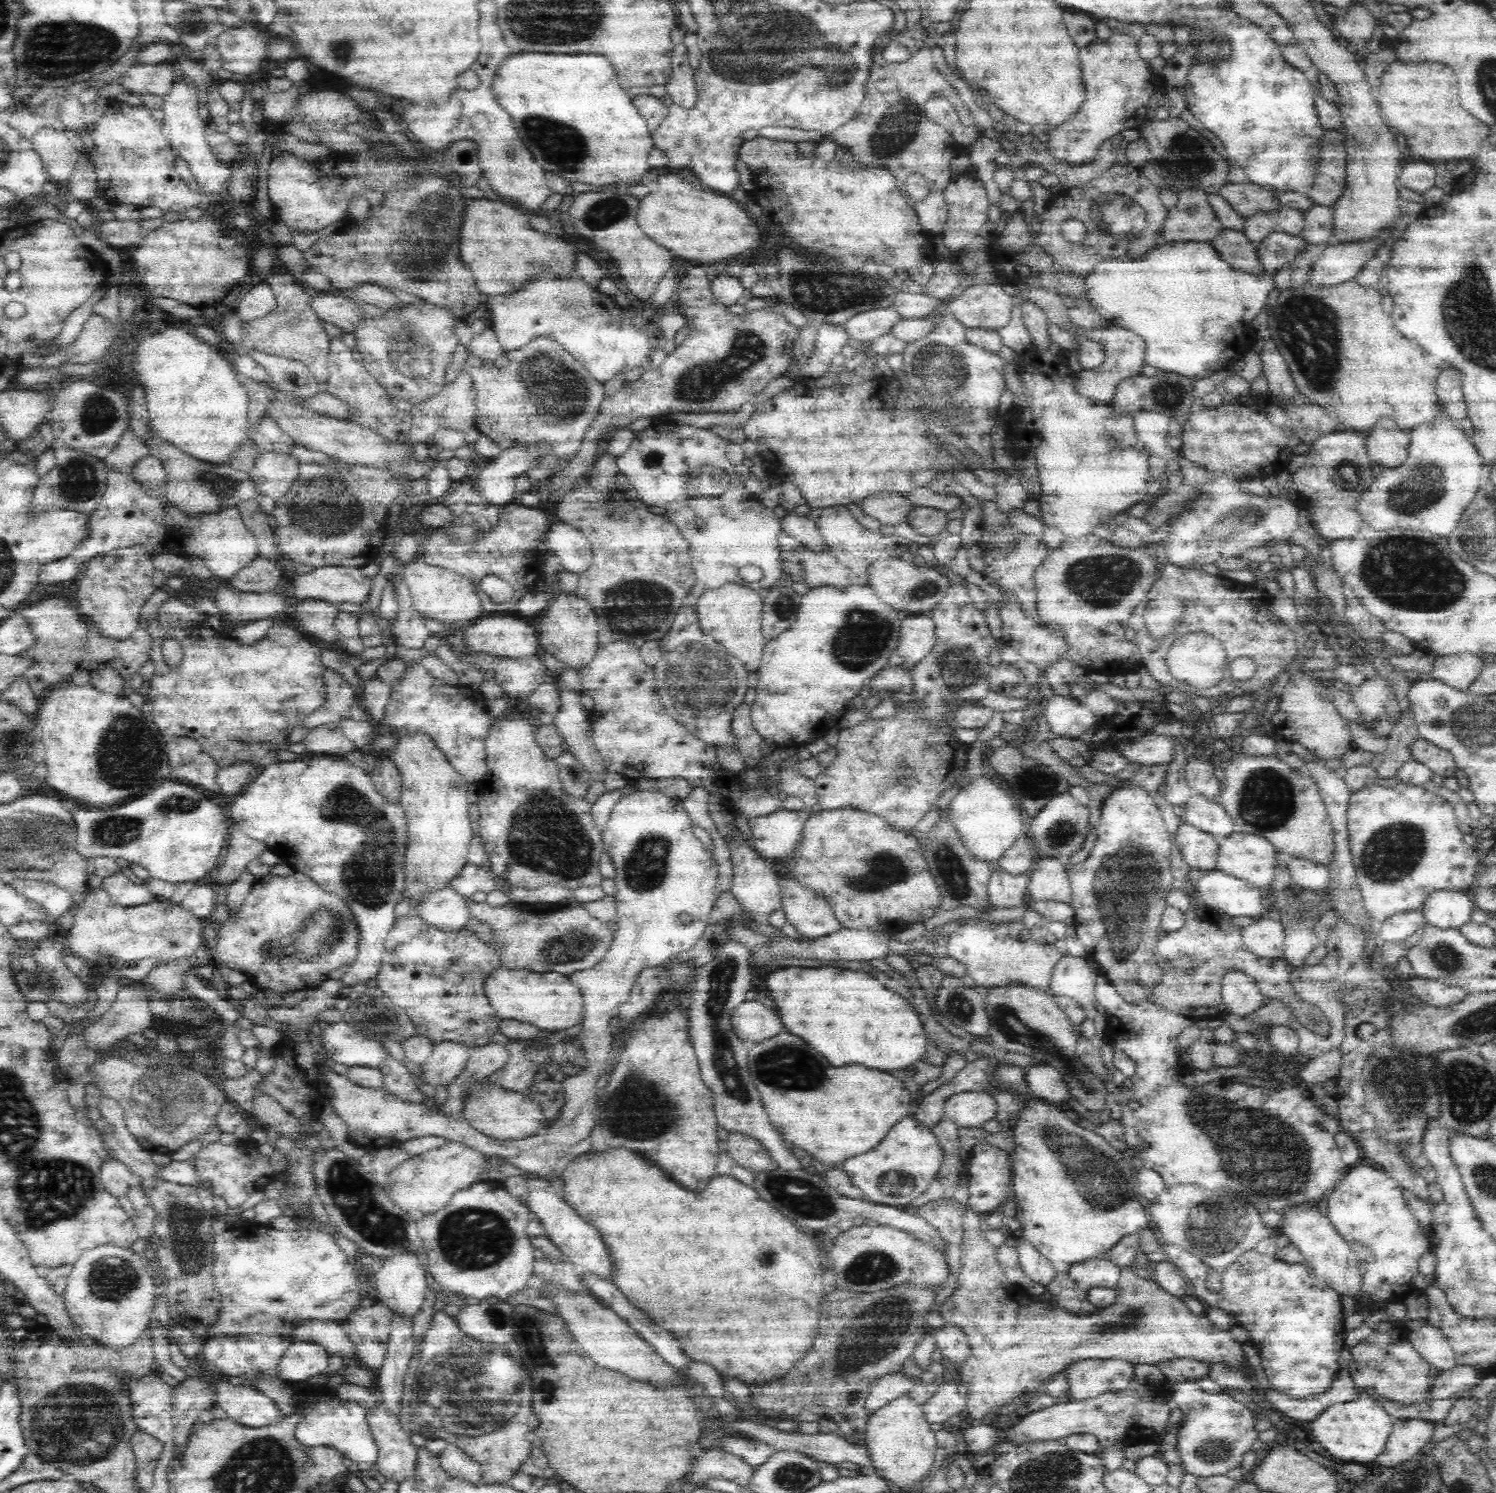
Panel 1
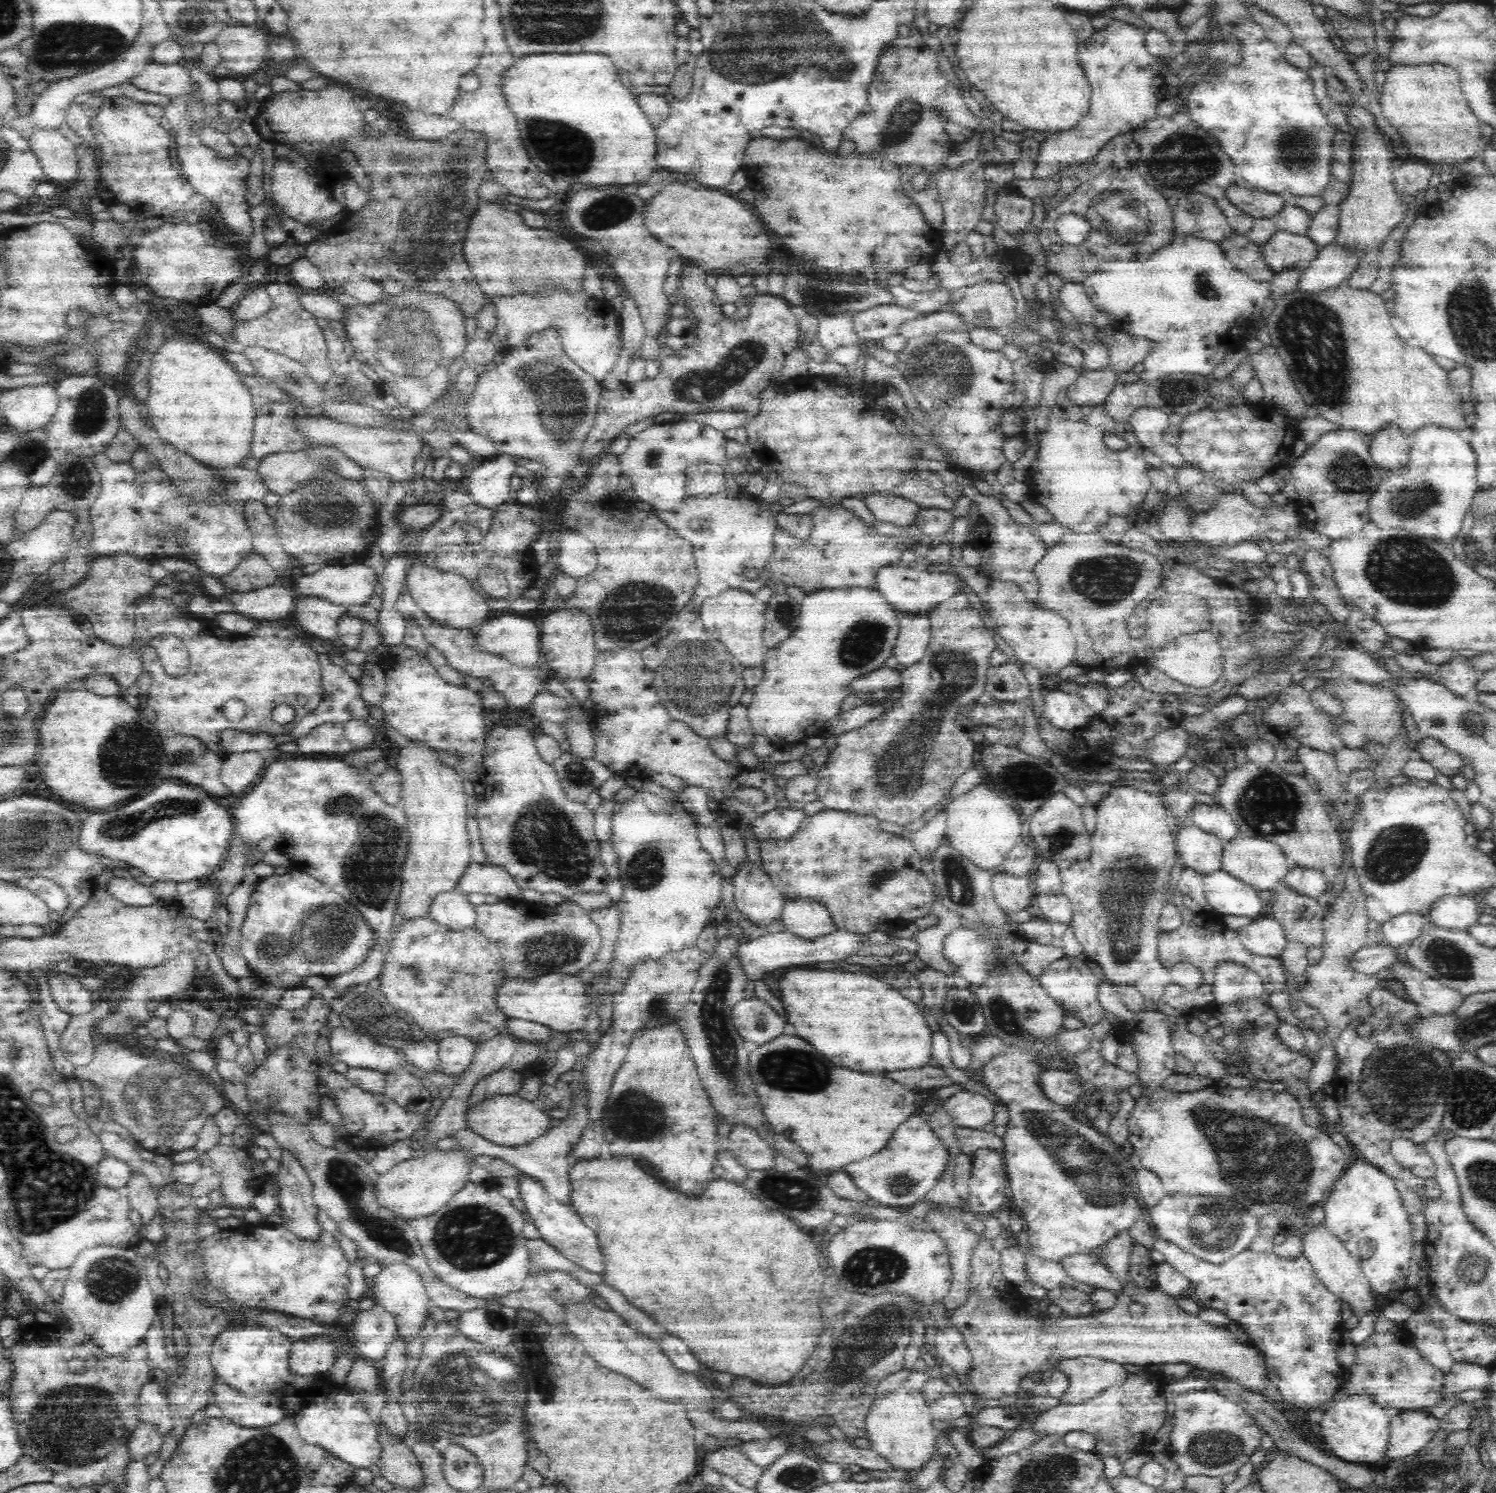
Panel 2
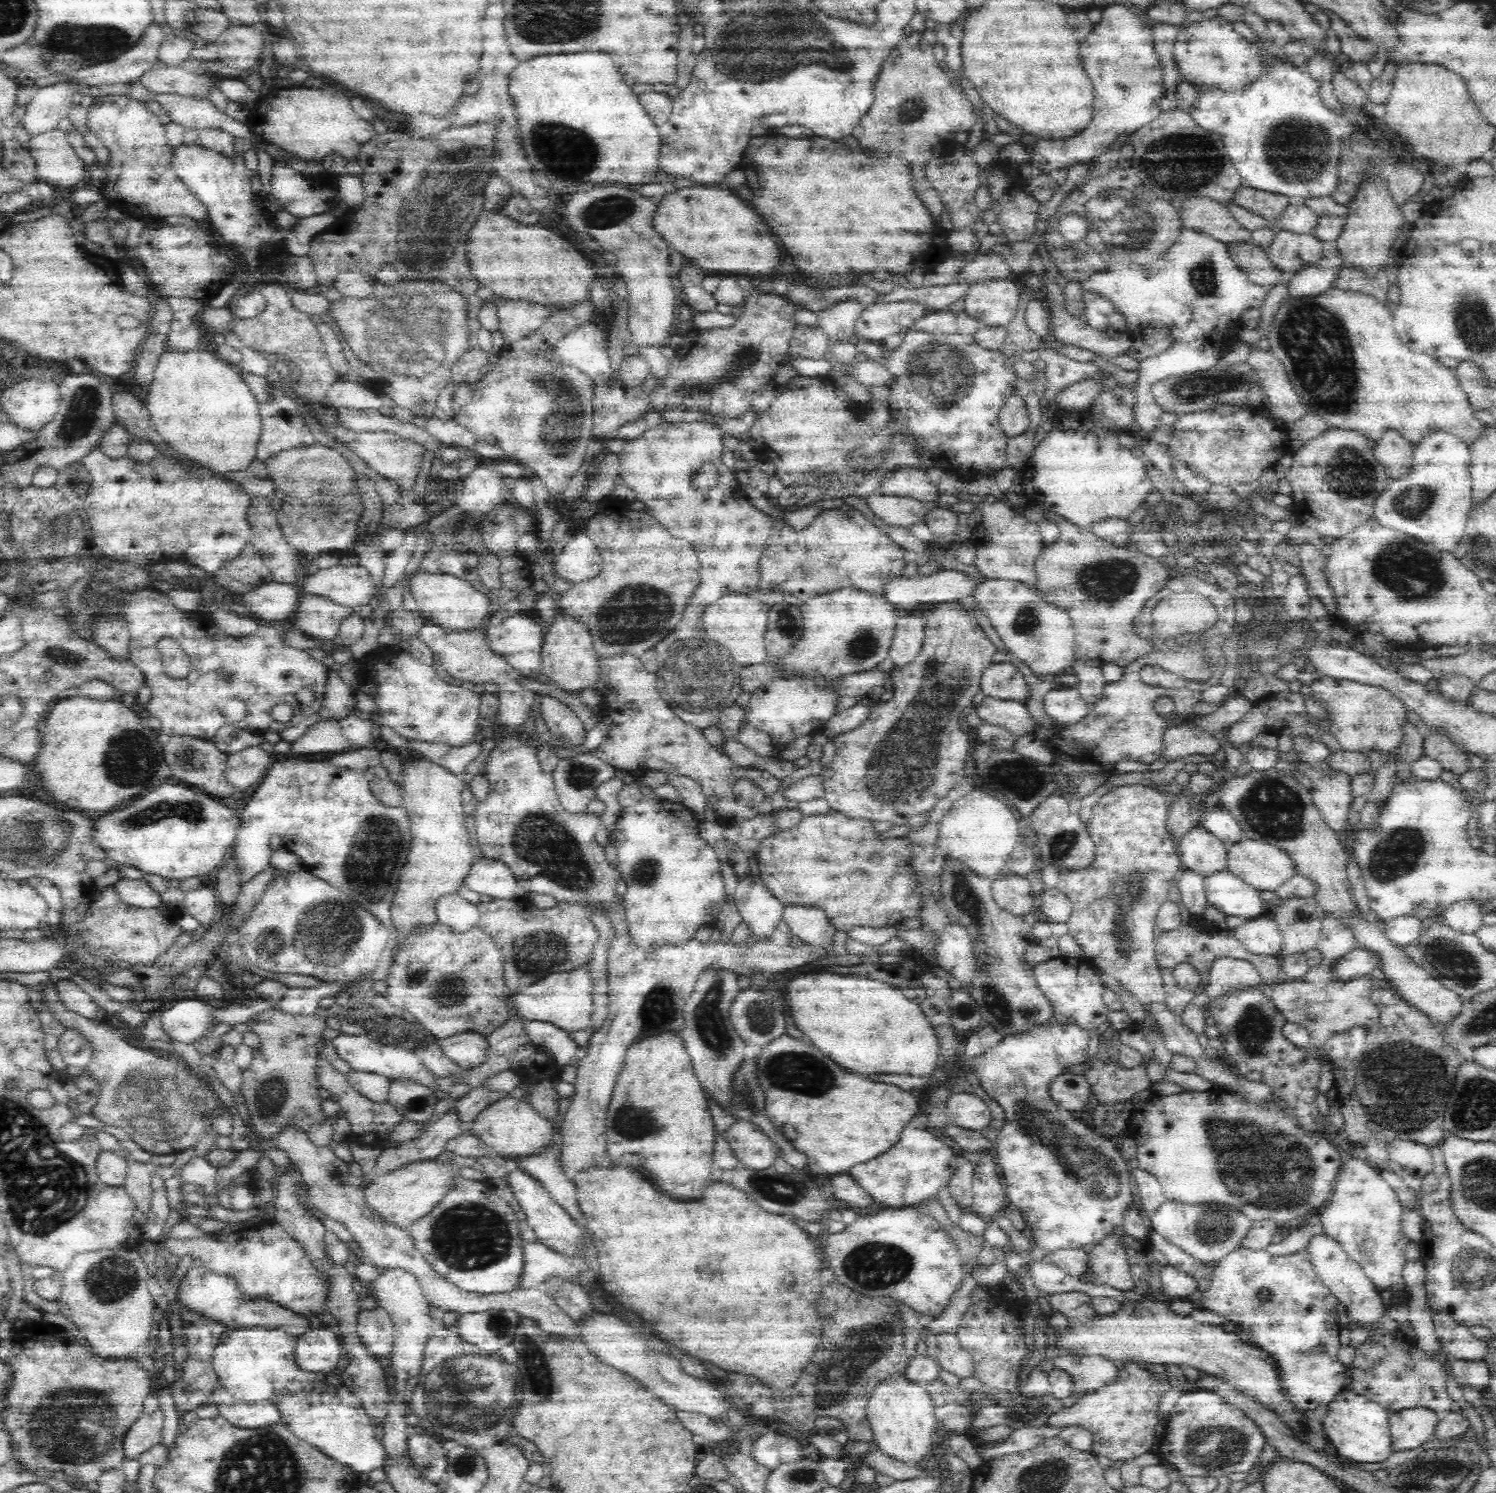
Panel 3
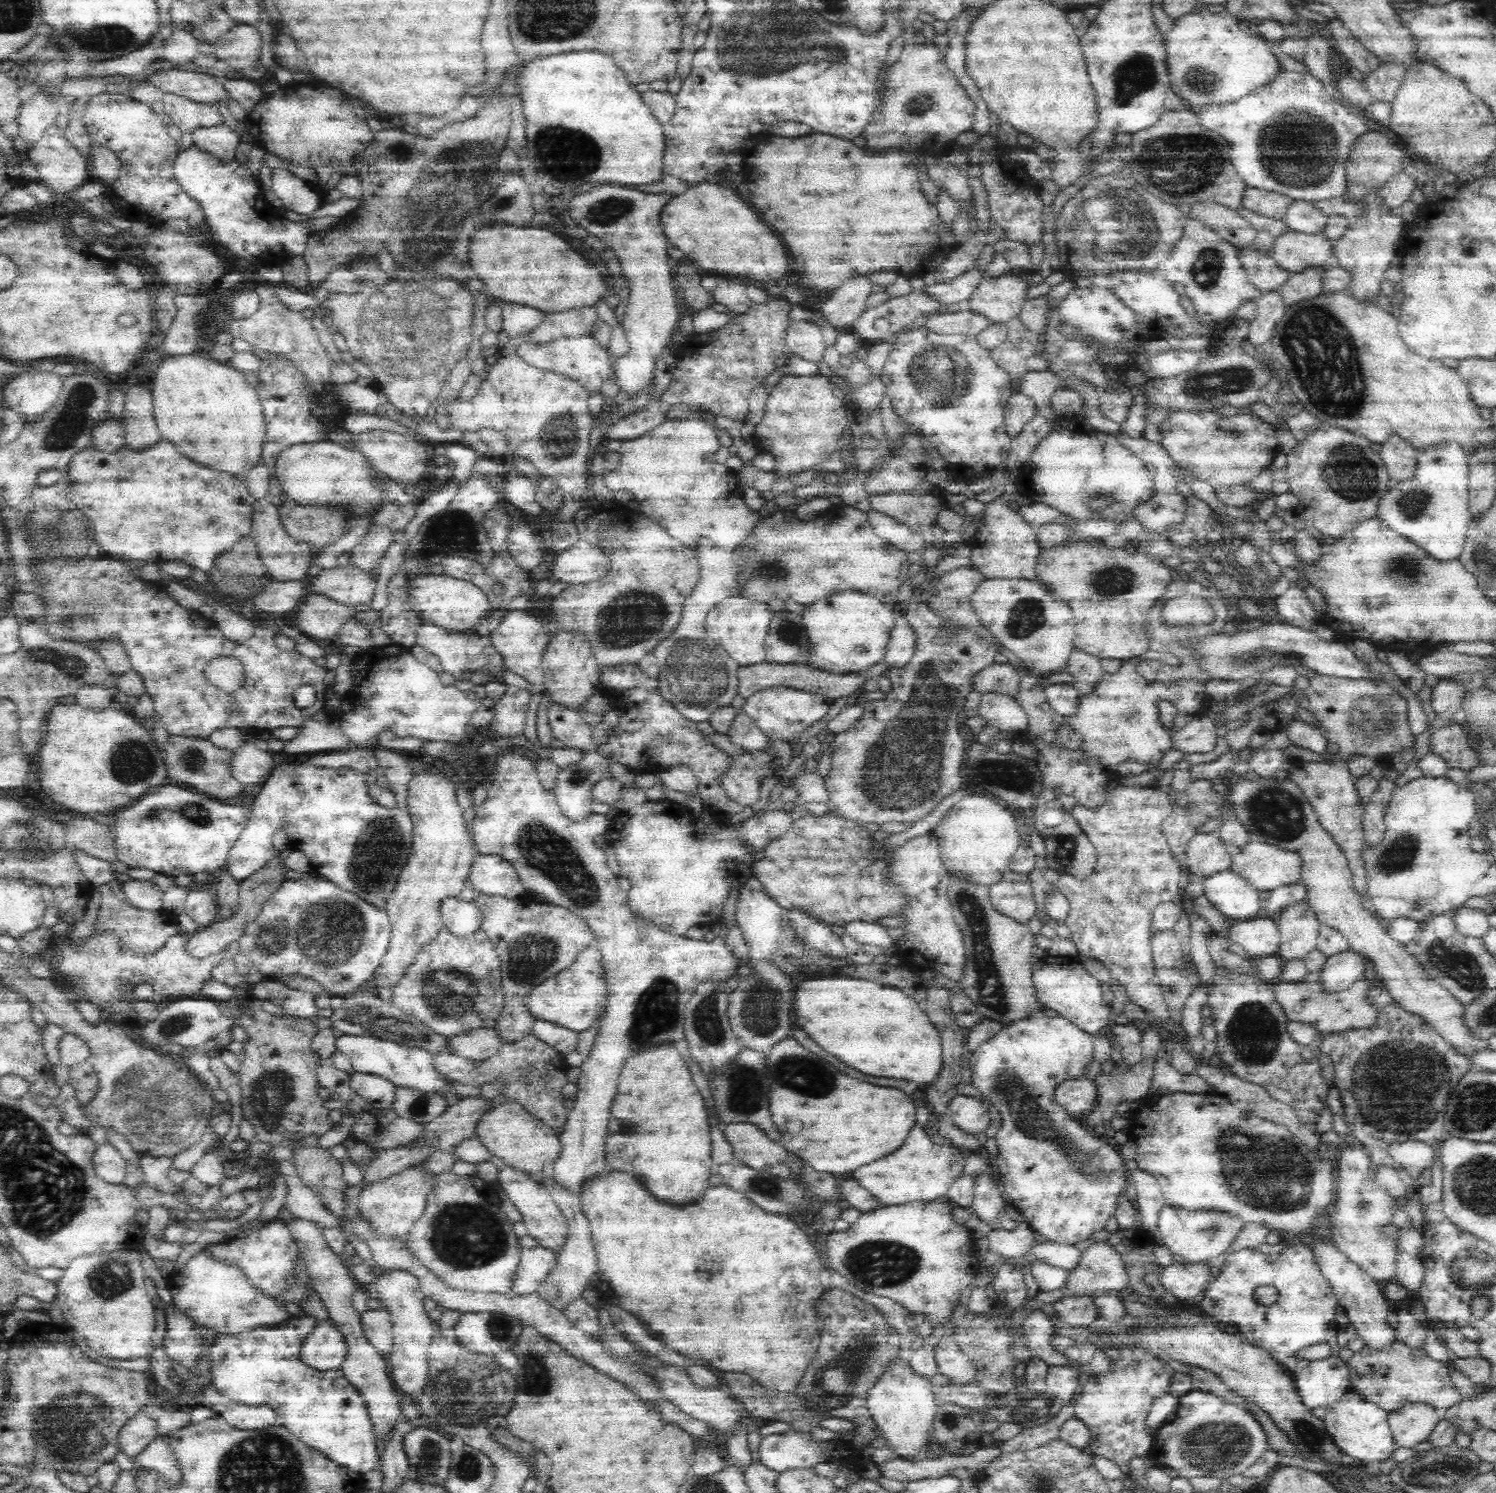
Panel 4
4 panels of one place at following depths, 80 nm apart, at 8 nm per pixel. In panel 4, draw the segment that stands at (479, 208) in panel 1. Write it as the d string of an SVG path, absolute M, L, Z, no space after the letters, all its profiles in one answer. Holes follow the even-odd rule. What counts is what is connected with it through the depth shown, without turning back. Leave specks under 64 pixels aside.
M494 221L482 223L469 244L471 269L493 300L530 305L545 313L592 306L607 294L604 274L572 250L556 233L544 228L516 228Z

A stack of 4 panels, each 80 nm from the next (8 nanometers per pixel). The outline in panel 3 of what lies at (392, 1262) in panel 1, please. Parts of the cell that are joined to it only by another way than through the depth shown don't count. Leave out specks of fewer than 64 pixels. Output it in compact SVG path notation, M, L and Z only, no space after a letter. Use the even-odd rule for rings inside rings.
M400 1267L385 1269L370 1283L367 1293L371 1295L378 1306L389 1313L394 1323L393 1348L390 1359L394 1359L394 1383L391 1391L394 1401L412 1403L414 1385L412 1381L419 1375L426 1341L432 1333L431 1306L426 1300L418 1279L410 1272Z

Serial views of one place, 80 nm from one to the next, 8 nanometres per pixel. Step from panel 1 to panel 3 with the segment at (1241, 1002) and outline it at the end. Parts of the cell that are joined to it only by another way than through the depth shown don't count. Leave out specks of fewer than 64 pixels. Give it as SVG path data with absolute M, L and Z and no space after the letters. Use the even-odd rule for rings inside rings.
M1228 956L1218 958L1218 964L1210 969L1206 994L1214 1000L1234 990L1262 987L1259 972L1248 960L1230 960Z

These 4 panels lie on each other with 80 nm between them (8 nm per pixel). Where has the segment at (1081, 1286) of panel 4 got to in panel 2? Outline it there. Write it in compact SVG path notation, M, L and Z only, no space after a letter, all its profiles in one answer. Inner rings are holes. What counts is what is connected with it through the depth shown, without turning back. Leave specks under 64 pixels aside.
M1129 1231L1121 1232L1097 1253L1098 1261L1102 1261L1108 1266L1108 1269L1112 1269L1122 1284L1130 1279L1128 1277L1128 1262L1130 1262L1134 1242L1135 1240L1130 1236Z

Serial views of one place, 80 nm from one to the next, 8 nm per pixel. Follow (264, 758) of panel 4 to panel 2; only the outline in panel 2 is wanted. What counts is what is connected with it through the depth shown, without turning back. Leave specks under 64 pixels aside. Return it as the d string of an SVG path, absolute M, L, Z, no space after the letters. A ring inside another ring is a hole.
M259 752L229 753L219 777L227 792L240 794L259 780L265 767L265 759Z

